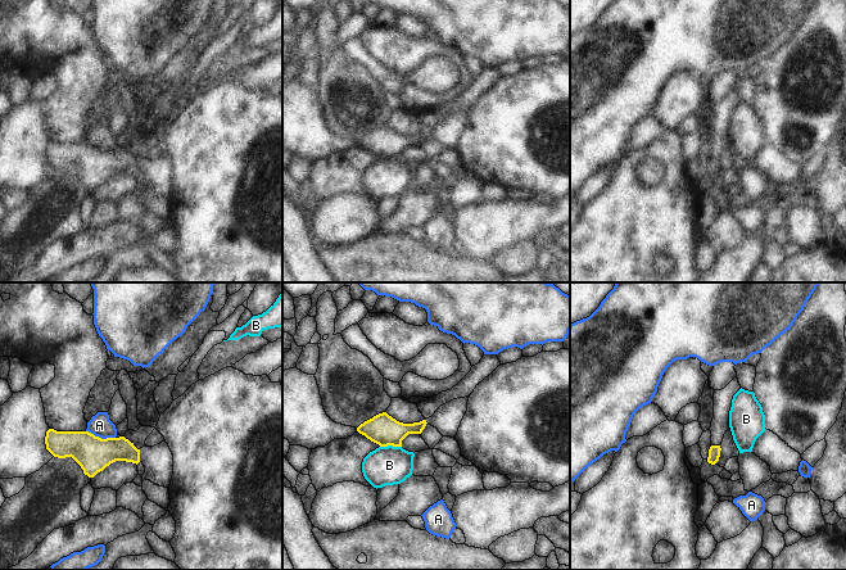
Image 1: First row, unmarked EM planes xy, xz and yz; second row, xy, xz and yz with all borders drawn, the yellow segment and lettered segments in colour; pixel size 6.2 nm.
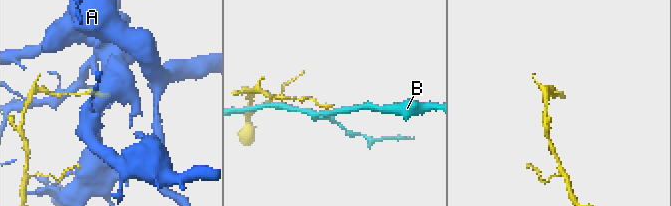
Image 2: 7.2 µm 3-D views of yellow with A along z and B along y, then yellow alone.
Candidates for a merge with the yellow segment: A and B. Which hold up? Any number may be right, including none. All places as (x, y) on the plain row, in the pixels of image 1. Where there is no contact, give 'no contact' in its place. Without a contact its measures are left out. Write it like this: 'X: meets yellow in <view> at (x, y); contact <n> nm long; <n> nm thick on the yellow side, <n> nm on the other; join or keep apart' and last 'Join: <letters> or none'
A: meets yellow in xy at (100, 150); contact 190 nm long; 220 nm thick on the yellow side, 140 nm on the other; keep apart
B: meets yellow in xz at (390, 157); contact 140 nm long; 190 nm thick on the yellow side, 240 nm on the other; keep apart
Join: none

